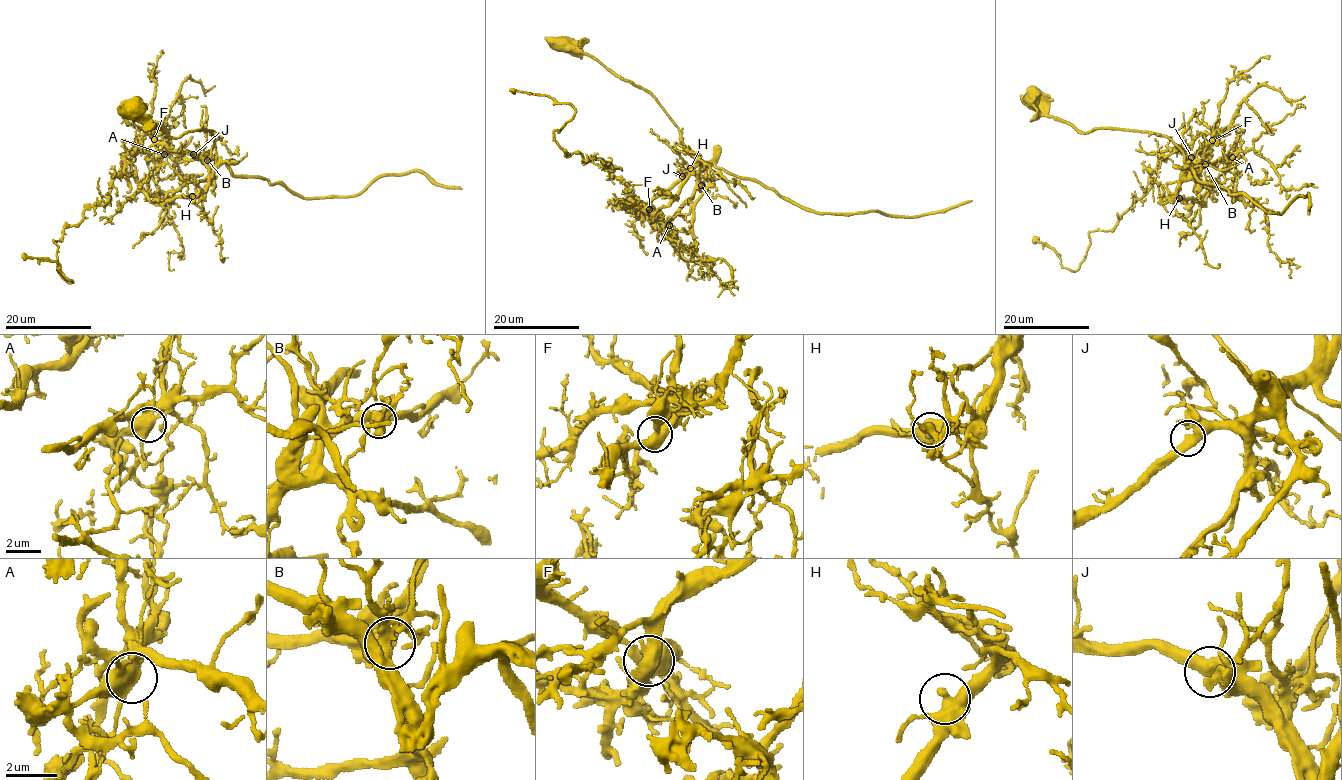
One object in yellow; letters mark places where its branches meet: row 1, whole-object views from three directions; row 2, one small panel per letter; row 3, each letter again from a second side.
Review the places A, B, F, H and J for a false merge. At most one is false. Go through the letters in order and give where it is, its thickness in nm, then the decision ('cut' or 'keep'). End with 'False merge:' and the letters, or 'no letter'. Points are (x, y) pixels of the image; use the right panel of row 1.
A: (1232, 157) | 440 nm | keep
B: (1205, 164) | 460 nm | keep
F: (1212, 140) | 480 nm | cut
H: (1179, 198) | 460 nm | keep
J: (1191, 157) | 420 nm | keep
False merge: F

